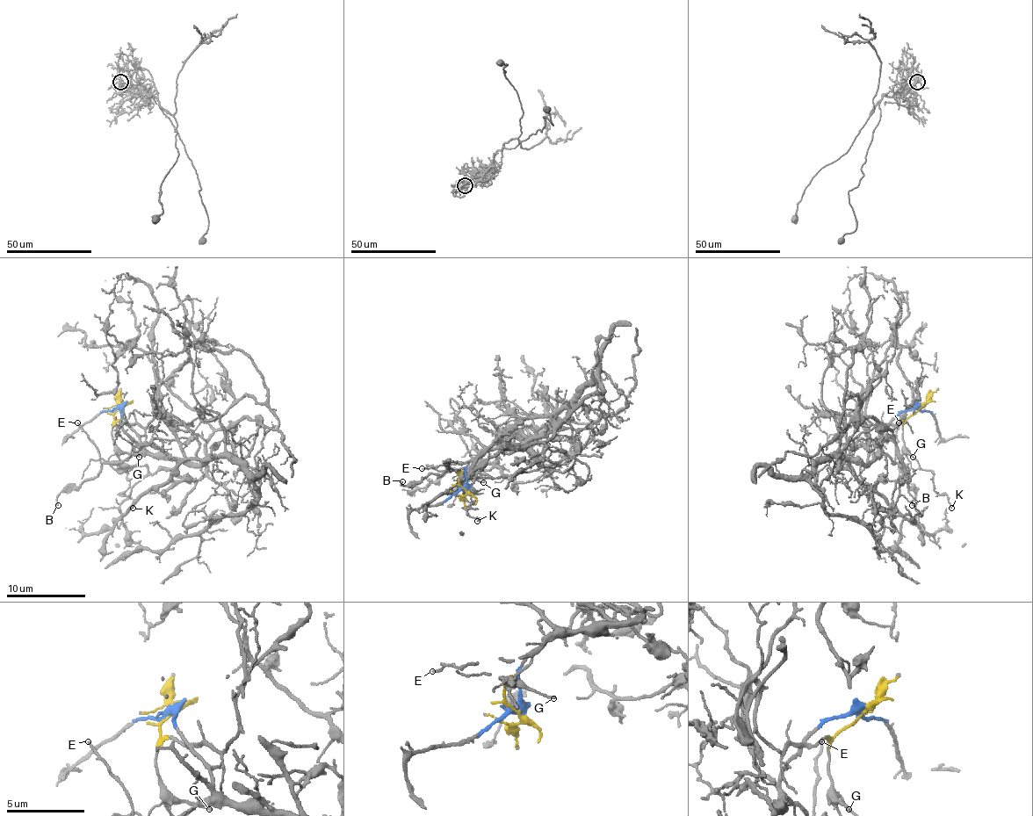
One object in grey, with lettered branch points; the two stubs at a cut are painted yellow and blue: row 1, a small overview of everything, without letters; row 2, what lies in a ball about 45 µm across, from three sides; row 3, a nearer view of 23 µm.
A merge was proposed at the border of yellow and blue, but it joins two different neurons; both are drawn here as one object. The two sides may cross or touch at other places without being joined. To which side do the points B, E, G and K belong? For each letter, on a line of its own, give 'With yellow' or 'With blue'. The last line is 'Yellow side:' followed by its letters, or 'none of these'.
B: With blue
E: With blue
G: With yellow
K: With yellow
Yellow side: G, K

